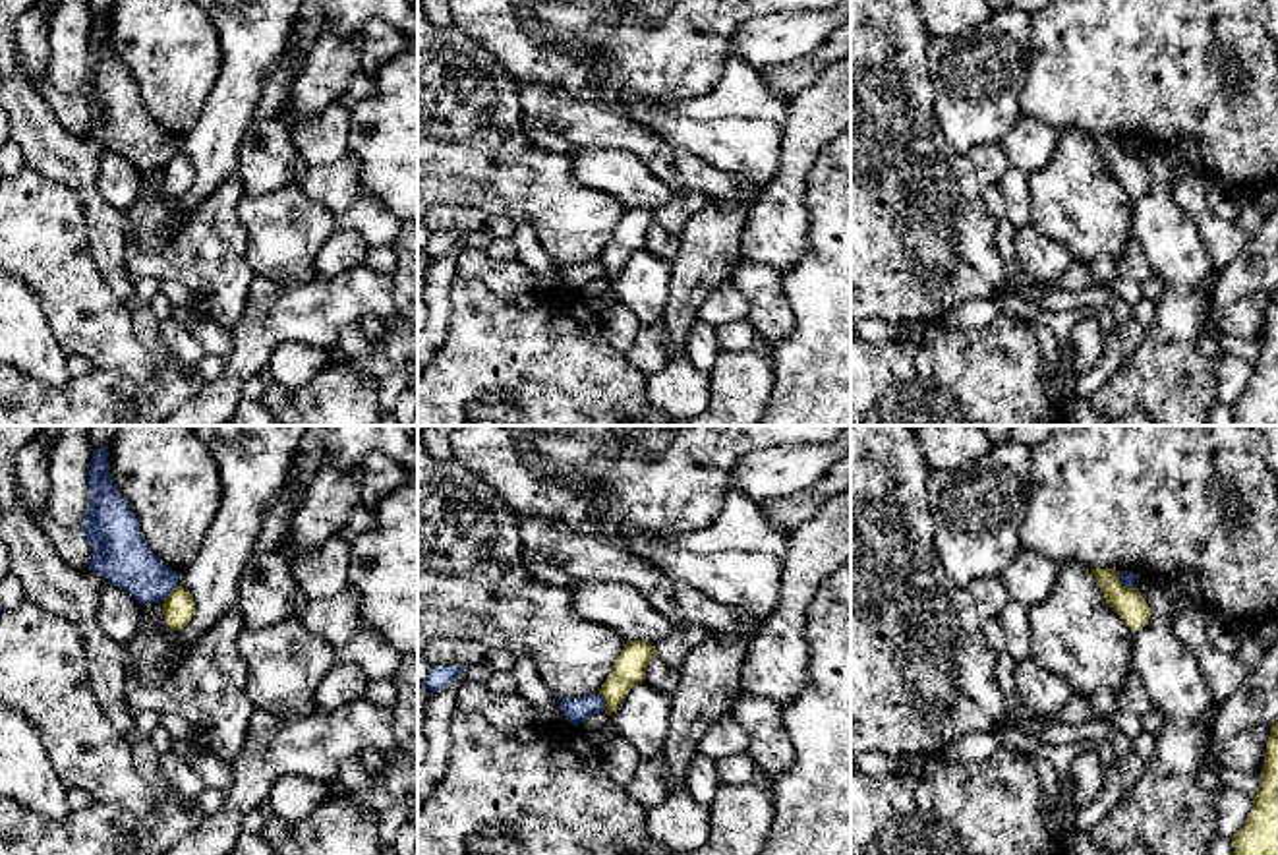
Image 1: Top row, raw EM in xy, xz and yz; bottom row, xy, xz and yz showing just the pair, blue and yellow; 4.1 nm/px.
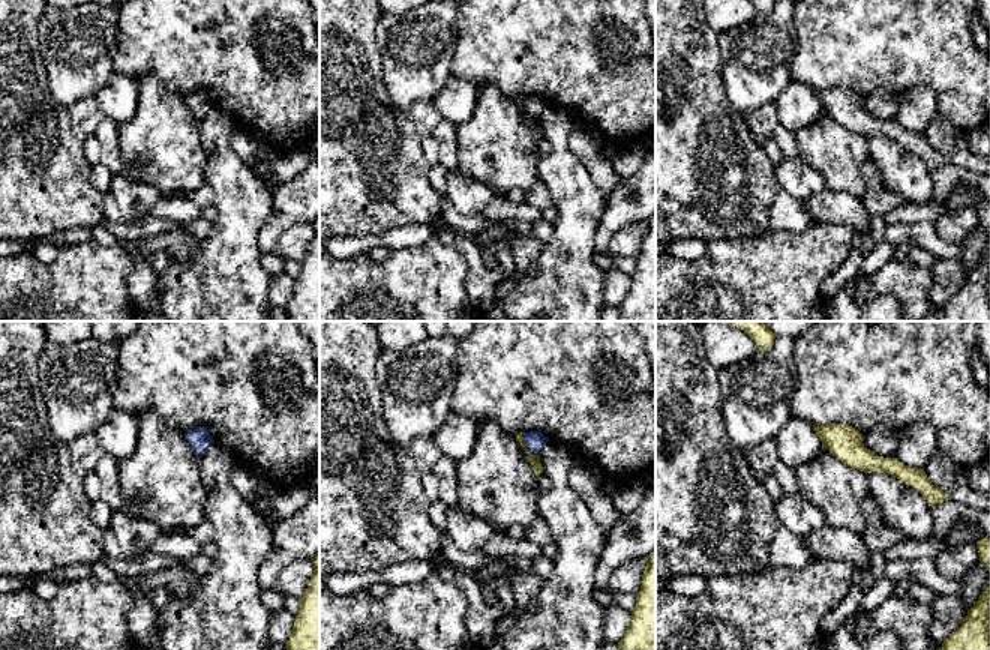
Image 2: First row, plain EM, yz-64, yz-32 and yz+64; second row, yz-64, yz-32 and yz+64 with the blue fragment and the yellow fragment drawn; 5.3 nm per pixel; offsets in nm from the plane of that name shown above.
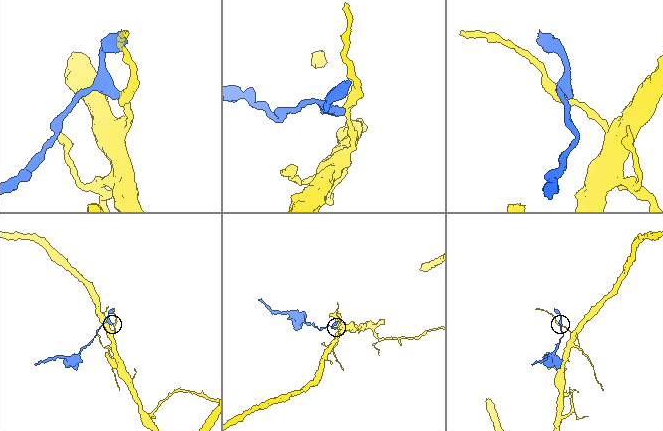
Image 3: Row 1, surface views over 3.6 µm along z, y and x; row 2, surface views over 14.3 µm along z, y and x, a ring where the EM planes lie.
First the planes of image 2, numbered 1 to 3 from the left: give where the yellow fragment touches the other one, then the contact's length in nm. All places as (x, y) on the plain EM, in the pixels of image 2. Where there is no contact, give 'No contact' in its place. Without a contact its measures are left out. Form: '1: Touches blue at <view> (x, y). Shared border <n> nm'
1: No contact
2: Touches blue at yz-32 (527, 110). Shared border 160 nm
3: No contact

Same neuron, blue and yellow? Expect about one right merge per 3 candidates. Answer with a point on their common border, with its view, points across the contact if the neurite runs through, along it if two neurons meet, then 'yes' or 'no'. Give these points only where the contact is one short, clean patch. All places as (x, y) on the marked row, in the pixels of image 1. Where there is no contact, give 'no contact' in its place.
meets blue in xz at (604, 703); border along xz (598, 693), (606, 710); no

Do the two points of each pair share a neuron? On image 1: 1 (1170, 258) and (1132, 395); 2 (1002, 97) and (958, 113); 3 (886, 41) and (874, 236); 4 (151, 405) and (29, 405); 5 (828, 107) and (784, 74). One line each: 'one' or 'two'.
1: one
2: one
3: one
4: one
5: two

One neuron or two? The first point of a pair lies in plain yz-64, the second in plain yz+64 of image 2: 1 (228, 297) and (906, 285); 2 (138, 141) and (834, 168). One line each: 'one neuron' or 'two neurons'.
1: one neuron
2: one neuron

